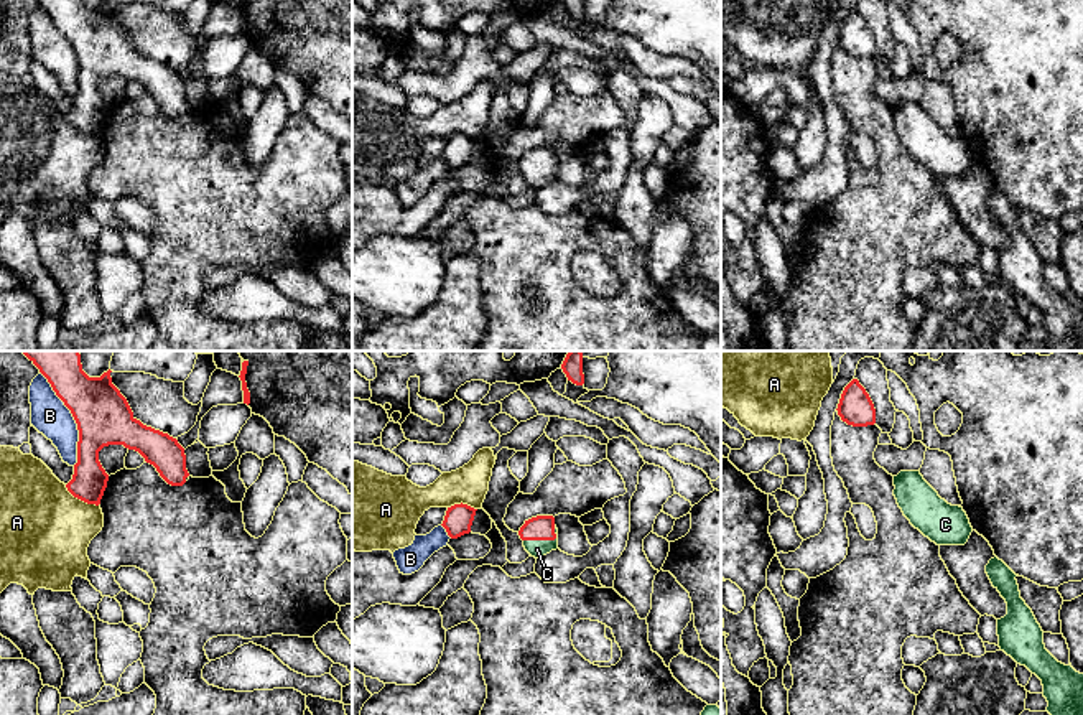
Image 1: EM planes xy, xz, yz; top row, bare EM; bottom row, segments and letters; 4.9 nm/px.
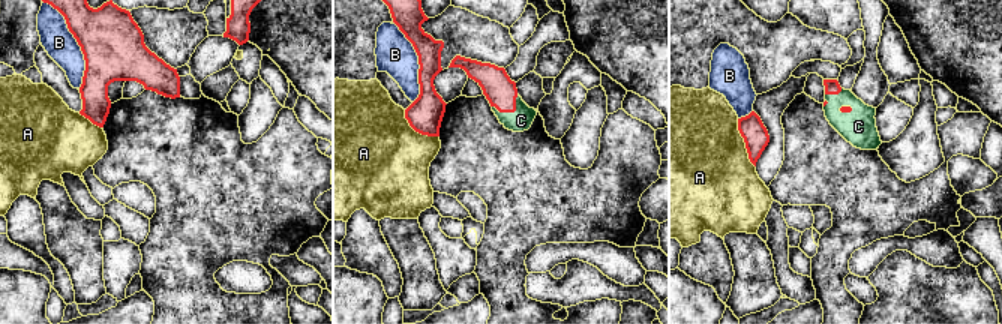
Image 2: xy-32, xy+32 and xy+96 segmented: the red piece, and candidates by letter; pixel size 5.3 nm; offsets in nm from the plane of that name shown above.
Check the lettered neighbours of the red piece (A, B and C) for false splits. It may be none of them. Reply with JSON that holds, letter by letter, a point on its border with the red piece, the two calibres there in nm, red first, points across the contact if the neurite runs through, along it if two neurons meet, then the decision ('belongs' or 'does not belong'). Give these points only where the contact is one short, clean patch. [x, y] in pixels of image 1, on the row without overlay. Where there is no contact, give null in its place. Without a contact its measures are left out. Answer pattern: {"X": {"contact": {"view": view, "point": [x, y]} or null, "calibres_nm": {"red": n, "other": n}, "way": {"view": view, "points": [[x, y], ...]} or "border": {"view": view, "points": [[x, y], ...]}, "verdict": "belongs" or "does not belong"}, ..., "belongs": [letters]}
{"A": {"contact": {"view": "xy", "point": [81, 130]}, "calibres_nm": {"red": 170, "other": 440}, "verdict": "does not belong"}, "B": {"contact": {"view": "xy", "point": [74, 50]}, "calibres_nm": {"red": 280, "other": 180}, "verdict": "does not belong"}, "C": {"contact": {"view": "xz", "point": [545, 170]}, "calibres_nm": {"red": 130, "other": 90}, "way": {"view": "xz", "points": [[542, 158], [545, 170], [537, 180]]}, "verdict": "belongs"}, "belongs": ["C"]}

